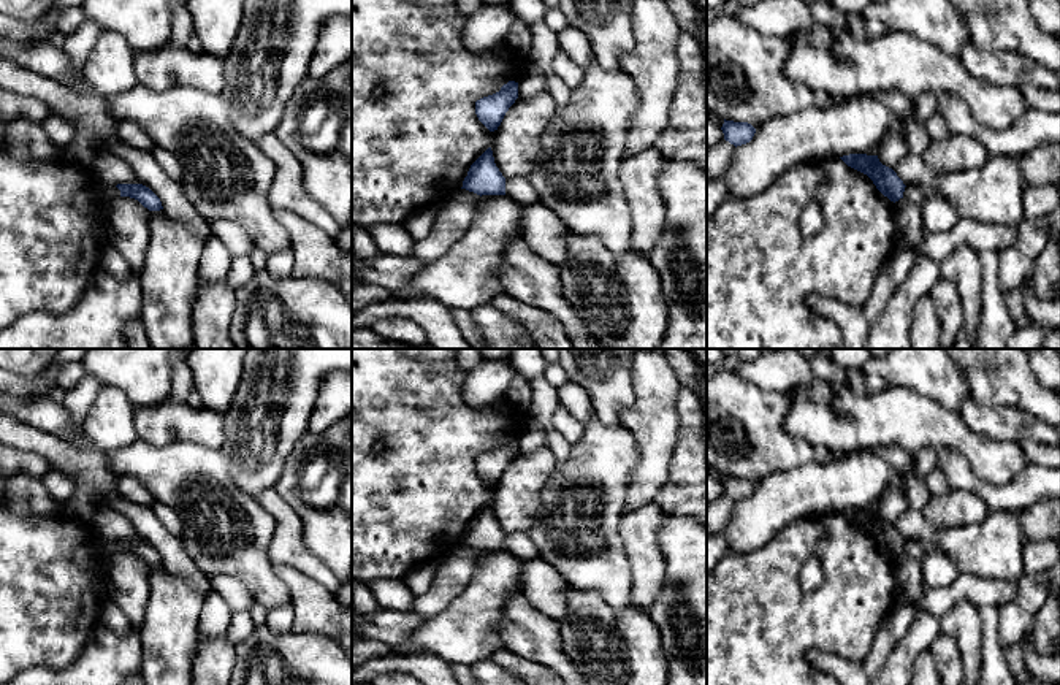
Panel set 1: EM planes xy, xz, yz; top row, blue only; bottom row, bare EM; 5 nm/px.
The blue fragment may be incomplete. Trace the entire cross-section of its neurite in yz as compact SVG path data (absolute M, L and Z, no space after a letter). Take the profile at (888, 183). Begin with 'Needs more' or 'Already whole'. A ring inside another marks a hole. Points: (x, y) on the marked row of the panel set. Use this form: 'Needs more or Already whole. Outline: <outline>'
Already whole. Outline: M849 154L840 157L848 166L867 174L876 189L887 197L890 201L898 201L903 198L905 184L897 176L897 173L883 165L878 155L867 155L867 154Z

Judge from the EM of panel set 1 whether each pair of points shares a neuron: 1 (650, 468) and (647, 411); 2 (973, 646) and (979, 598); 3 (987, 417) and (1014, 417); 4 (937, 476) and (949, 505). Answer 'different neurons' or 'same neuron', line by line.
1: same neuron
2: different neurons
3: same neuron
4: different neurons

